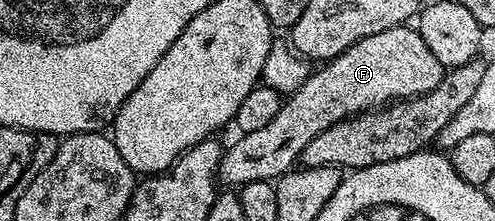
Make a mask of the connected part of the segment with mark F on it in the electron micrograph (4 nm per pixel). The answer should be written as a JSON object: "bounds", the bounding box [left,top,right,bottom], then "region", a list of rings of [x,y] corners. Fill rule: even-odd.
{"bounds":[216,24,444,188],"region":[[[410,24],[364,36],[364,40],[319,66],[322,67],[311,72],[304,84],[281,103],[276,116],[264,128],[236,137],[231,146],[223,149],[216,175],[219,183],[241,188],[256,180],[274,182],[301,159],[304,148],[324,128],[332,128],[332,124],[353,114],[365,114],[391,102],[432,92],[444,73],[432,48],[424,44],[421,34]]]}

